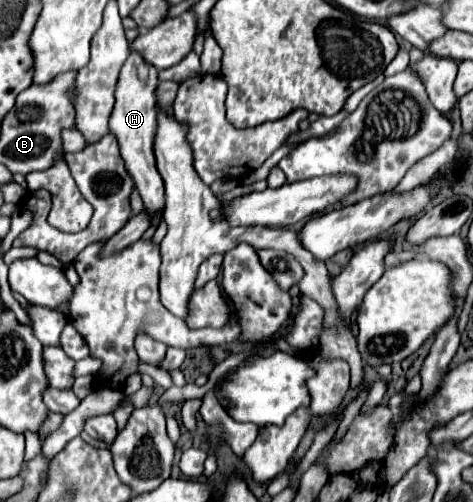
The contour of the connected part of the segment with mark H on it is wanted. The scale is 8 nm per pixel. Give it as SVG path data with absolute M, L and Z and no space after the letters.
M131 53L125 65L121 67L121 75L115 89L115 109L109 119L109 131L119 141L119 151L125 161L125 169L133 177L149 213L157 213L165 205L163 181L161 175L157 173L157 163L153 157L153 141L157 135L157 107L155 107L157 85L159 85L157 71L151 65L147 65L141 55Z

